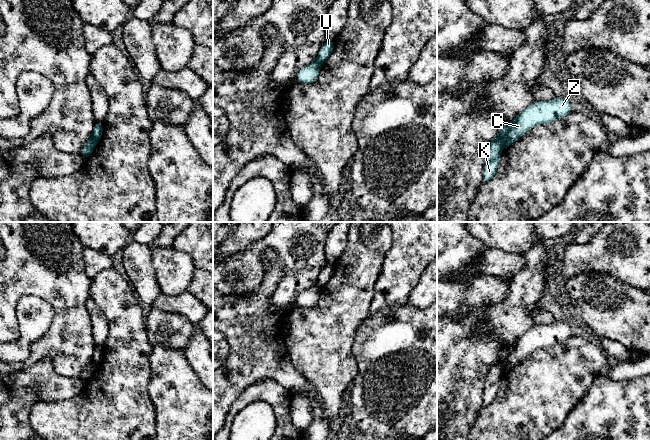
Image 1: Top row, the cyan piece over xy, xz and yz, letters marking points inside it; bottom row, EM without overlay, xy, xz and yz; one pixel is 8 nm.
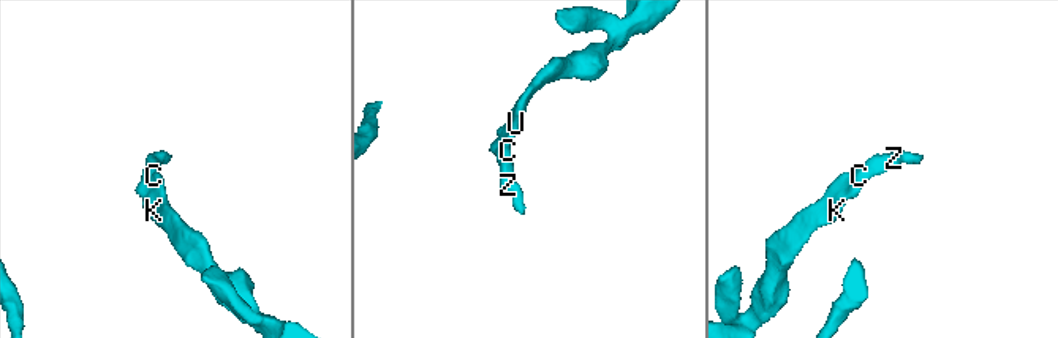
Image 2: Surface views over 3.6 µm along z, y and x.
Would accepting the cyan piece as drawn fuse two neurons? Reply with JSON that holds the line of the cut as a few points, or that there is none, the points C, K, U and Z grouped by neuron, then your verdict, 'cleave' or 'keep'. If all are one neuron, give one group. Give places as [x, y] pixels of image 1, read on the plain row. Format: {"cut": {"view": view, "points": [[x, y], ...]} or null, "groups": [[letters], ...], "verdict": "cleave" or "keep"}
{"cut": {"view": "yz", "points": [[509, 347], [509, 352], [502, 365], [502, 369]]}, "groups": [["C", "Z"], ["K", "U"]], "verdict": "cleave"}

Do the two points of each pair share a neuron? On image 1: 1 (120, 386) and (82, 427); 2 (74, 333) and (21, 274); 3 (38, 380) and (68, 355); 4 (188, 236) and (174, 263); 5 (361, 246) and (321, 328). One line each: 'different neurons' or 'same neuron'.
1: same neuron
2: same neuron
3: different neurons
4: different neurons
5: same neuron

